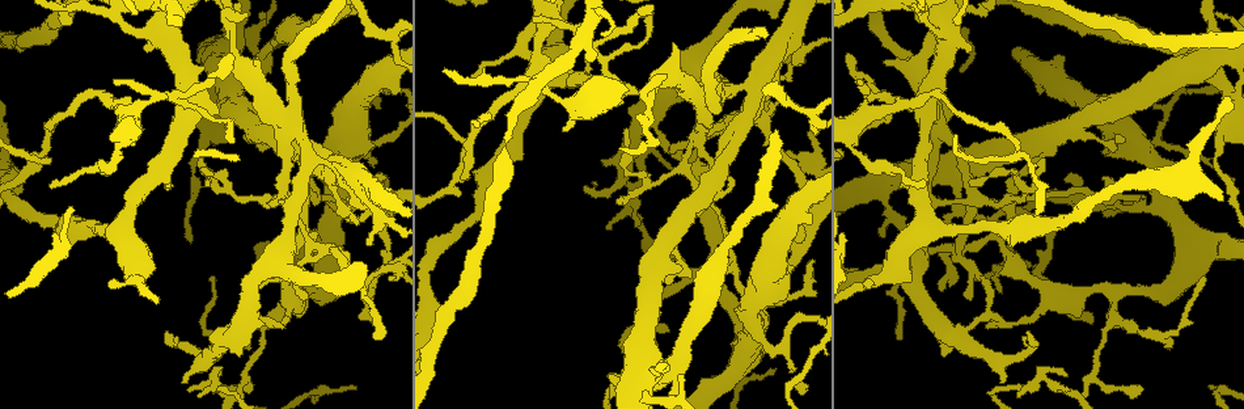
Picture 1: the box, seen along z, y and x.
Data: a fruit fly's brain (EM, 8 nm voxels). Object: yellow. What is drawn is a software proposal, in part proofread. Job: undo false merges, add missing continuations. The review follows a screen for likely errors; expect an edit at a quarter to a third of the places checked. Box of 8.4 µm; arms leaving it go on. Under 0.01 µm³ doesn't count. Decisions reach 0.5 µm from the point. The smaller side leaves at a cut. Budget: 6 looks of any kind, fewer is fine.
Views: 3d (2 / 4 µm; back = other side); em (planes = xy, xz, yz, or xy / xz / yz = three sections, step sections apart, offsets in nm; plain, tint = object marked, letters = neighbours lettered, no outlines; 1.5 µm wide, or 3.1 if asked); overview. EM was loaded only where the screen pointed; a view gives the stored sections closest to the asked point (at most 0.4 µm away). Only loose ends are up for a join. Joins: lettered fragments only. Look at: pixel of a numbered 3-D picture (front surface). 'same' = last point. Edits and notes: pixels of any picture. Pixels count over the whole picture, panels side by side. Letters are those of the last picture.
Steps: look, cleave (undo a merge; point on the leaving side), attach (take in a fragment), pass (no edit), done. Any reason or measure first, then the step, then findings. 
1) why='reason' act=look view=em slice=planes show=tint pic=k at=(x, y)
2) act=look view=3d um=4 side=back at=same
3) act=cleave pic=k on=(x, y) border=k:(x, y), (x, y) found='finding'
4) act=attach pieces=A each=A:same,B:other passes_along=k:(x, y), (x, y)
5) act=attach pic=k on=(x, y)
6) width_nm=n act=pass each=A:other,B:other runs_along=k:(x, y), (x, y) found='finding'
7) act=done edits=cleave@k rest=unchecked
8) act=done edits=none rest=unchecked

why='sharp bend' act=look view=em slice=planes show=plain pic=1 at=(332, 248)

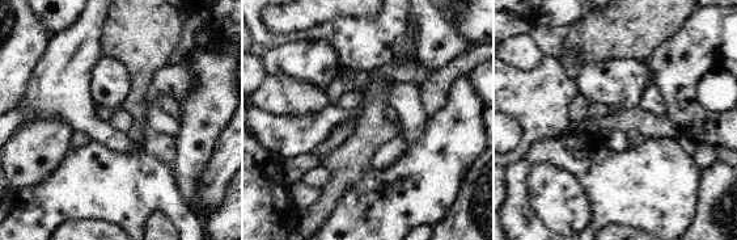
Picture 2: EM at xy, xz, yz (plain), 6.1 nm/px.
why='what lies round it' act=look view=em slice=planes show=letters at=same

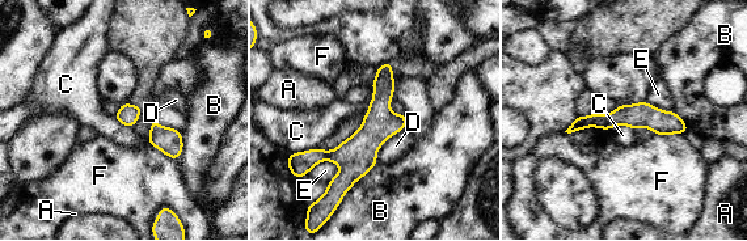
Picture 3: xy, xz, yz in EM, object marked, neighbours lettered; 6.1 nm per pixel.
act=pass each=A:other,B:other,C:other,D:other,E:other,F:other border=3:(317, 147), (292, 153) found='all the same neuron'

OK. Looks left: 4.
why='free end' act=look view=3d um=2 pic=1 at=(869, 285)

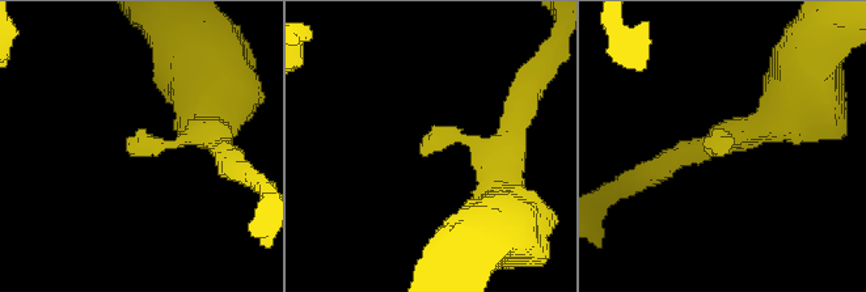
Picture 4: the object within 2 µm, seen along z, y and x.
act=look view=em slice=xz step=4 show=tint pic=4 at=(731, 146)

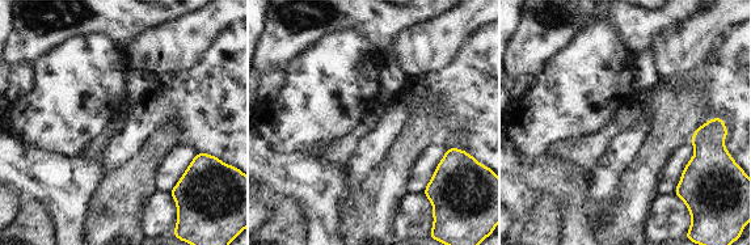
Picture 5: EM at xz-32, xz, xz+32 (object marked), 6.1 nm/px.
why='cut it another way' act=look view=em slice=planes show=letters at=same

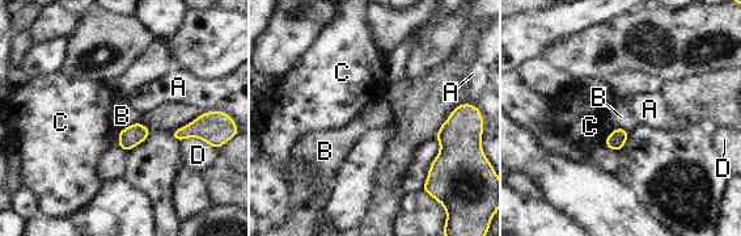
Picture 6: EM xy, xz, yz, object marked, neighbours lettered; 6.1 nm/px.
act=pass each=A:other,B:other,C:other,D:other border=6:(139, 121), (119, 130) found='no lettered fragment goes on from it'

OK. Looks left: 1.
act=done edits=none rest=unchecked

